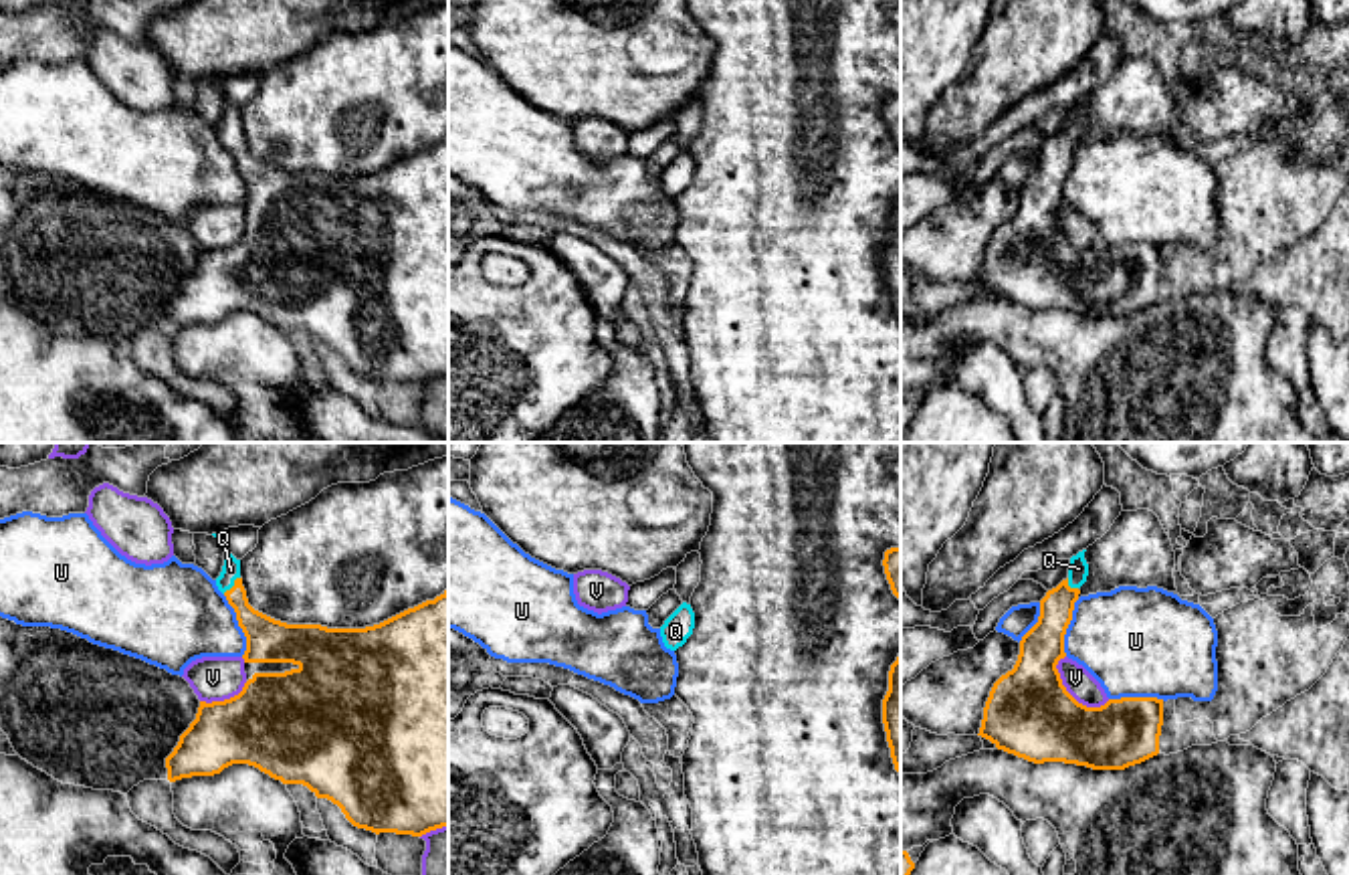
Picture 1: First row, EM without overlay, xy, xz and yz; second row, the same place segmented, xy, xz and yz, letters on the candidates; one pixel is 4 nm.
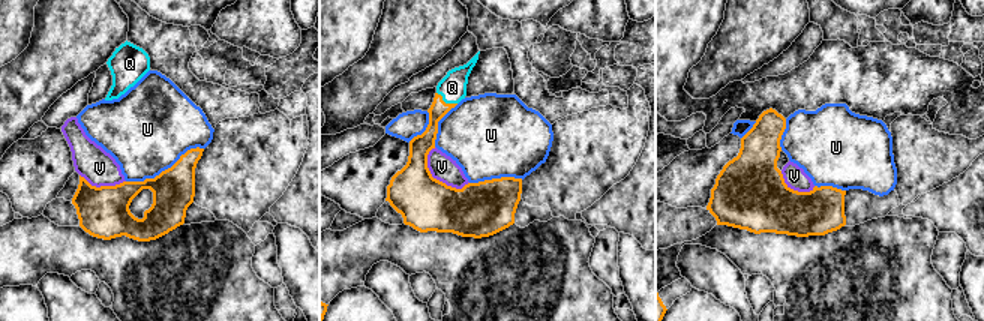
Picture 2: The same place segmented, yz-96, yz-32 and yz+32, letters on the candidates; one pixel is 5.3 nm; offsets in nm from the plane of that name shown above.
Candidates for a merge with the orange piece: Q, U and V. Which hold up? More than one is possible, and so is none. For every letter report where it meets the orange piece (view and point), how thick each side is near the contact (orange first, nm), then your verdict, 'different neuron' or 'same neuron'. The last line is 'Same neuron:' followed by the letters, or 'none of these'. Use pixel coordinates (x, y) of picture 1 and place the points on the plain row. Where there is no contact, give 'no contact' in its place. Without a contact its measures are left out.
Q: xy (233, 134) | 170/80 nm | same neuron
U: xy (239, 172) | 180/380 nm | different neuron
V: yz (1073, 245) | 340/110 nm | different neuron
Same neuron: Q

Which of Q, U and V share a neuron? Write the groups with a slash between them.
Q / U / V

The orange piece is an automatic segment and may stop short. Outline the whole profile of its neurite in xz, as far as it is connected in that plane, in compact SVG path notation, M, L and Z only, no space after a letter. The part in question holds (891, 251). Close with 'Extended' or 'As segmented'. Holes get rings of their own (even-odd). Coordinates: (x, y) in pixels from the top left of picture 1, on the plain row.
M901 200L889 218L889 238L883 247L883 271L895 317L901 323Z. As segmented

